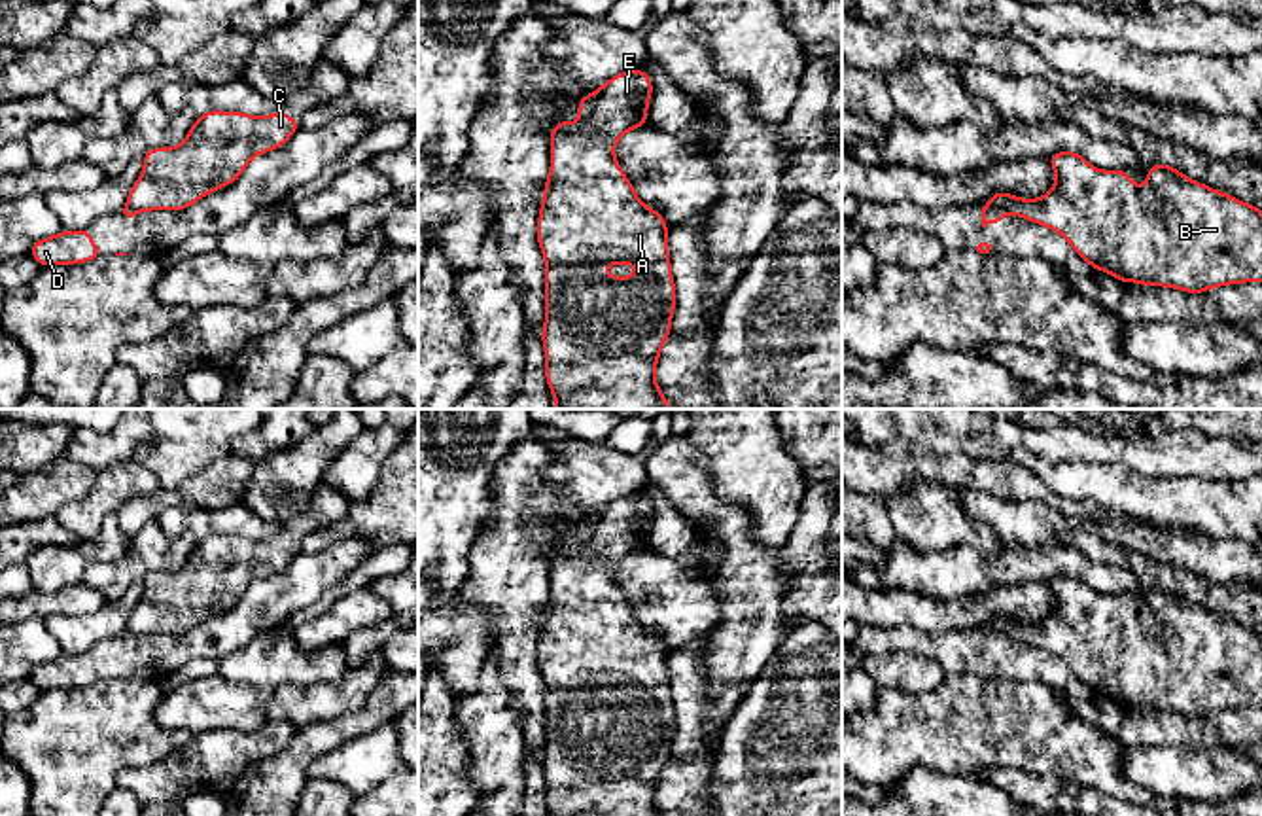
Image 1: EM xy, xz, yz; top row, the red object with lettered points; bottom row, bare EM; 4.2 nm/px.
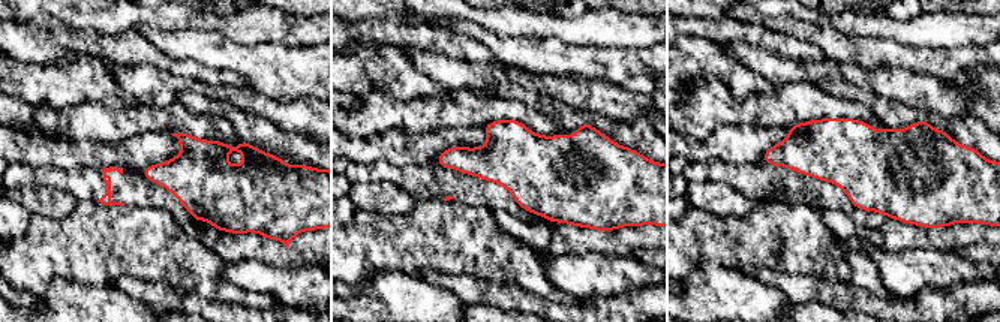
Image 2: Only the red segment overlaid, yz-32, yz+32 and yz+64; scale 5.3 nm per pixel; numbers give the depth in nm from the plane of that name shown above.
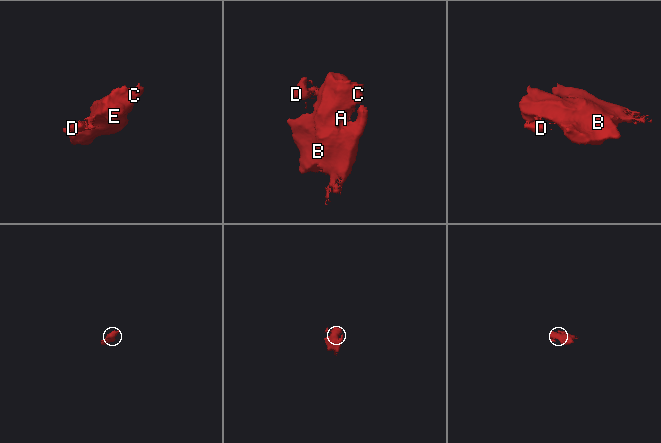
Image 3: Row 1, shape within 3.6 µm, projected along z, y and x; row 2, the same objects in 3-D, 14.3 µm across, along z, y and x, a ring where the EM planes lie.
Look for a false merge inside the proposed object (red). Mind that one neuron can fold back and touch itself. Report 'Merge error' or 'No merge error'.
Merge error

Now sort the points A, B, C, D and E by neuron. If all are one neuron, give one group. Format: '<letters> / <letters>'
A B C E / D

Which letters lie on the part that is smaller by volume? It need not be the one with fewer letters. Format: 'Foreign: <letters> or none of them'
Foreign: D

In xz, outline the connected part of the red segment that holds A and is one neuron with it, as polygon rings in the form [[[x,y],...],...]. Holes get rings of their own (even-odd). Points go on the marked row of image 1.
[[[641,68],[621,72],[609,78],[600,89],[585,95],[577,102],[577,115],[581,117],[579,129],[573,131],[573,117],[556,123],[556,131],[551,138],[551,170],[545,180],[541,210],[537,218],[537,244],[545,257],[545,324],[541,333],[541,343],[547,358],[545,379],[554,396],[554,409],[674,409],[660,386],[655,382],[657,362],[660,350],[670,337],[672,331],[672,316],[675,309],[675,284],[672,276],[672,263],[668,252],[668,225],[664,216],[658,210],[645,206],[636,193],[636,187],[628,182],[622,172],[622,167],[615,159],[615,144],[617,140],[636,127],[647,125],[647,106],[653,95],[653,81],[649,74]],[[609,263],[628,263],[640,269],[640,276],[634,278],[630,275],[622,278],[611,278],[604,269]]]

